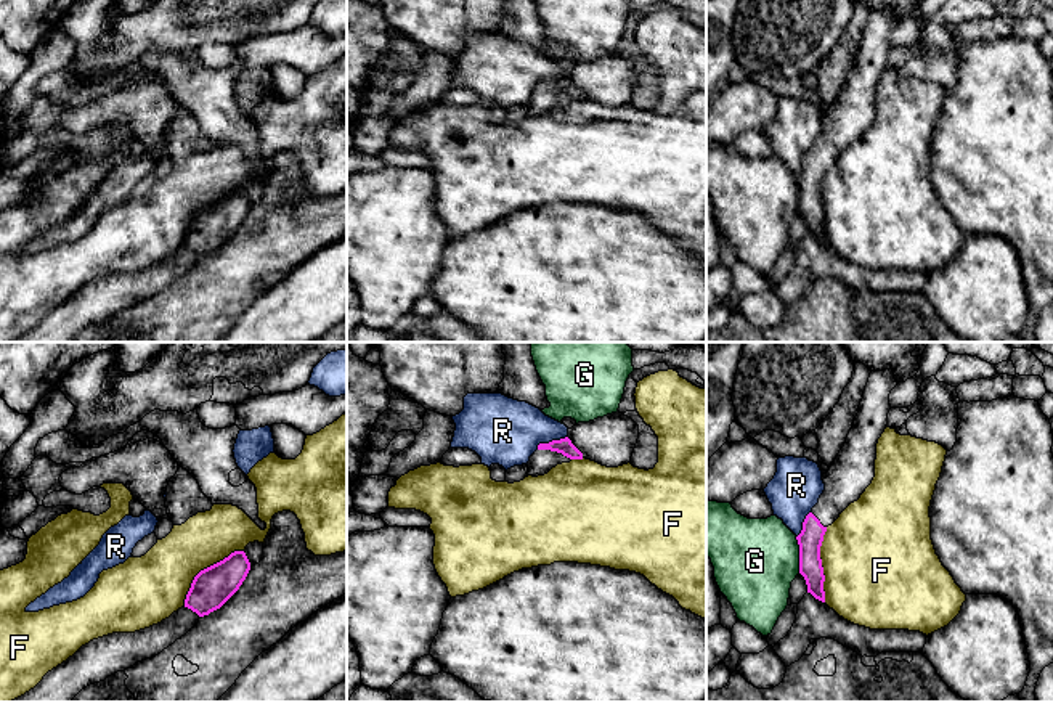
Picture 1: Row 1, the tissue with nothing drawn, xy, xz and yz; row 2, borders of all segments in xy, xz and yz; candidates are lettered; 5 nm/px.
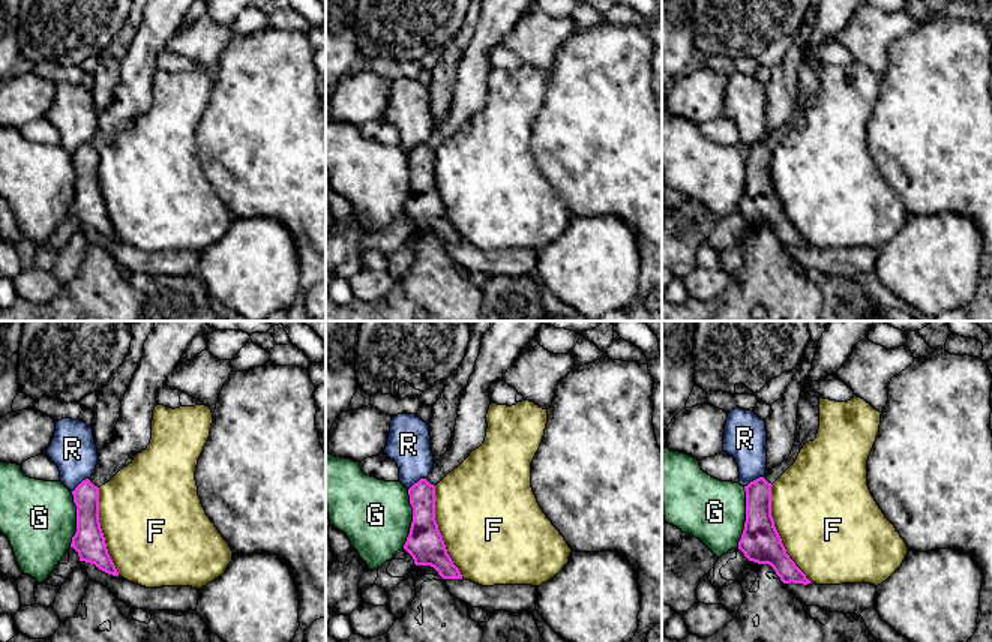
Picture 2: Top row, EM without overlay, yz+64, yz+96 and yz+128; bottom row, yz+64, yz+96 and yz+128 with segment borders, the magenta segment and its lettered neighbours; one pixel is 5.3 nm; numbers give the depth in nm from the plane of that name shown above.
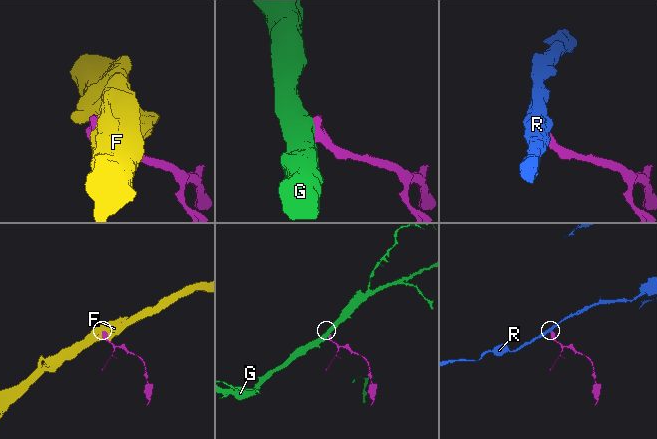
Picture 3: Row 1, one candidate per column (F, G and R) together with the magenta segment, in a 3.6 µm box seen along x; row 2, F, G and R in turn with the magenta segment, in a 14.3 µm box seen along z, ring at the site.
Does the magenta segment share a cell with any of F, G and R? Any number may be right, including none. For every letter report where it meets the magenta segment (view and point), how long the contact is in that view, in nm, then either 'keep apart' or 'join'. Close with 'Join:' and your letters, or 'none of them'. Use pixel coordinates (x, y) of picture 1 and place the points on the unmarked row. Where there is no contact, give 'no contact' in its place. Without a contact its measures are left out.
F: xy (204, 209) | 400 nm | keep apart
G: yz (800, 195) | 190 nm | keep apart
R: xz (552, 81) | 170 nm | keep apart
Join: none of them

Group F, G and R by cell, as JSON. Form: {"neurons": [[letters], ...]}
{"neurons": [["F"], ["G"], ["R"]]}

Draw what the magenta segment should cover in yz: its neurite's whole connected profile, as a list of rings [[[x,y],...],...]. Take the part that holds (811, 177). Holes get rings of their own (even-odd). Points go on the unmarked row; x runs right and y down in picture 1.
[[[892,10],[872,11],[859,45],[859,53],[835,103],[822,114],[825,130],[806,156],[796,177],[799,185],[799,214],[807,233],[825,243],[820,186],[827,167],[860,138],[875,117],[876,84],[888,67],[889,34],[899,22]]]

